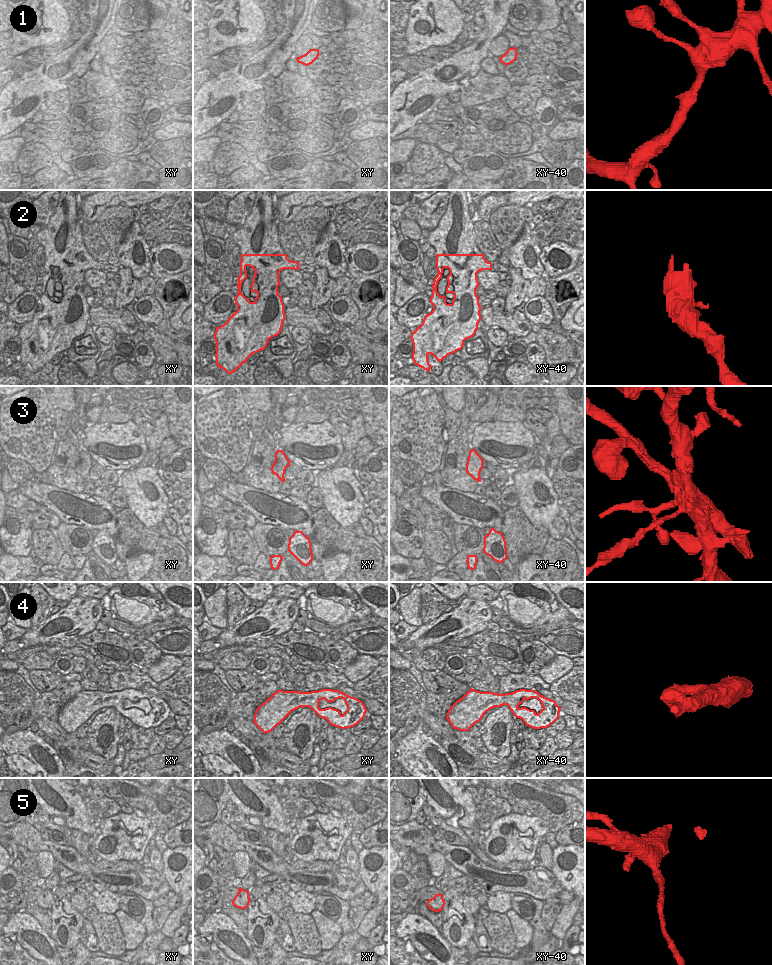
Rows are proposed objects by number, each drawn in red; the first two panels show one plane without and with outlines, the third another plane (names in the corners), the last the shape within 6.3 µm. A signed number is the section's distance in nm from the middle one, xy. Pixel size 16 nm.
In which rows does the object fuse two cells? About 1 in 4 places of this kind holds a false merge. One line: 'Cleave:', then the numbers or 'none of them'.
Cleave: 3, 5

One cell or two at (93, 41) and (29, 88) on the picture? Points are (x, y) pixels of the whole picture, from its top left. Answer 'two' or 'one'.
one

